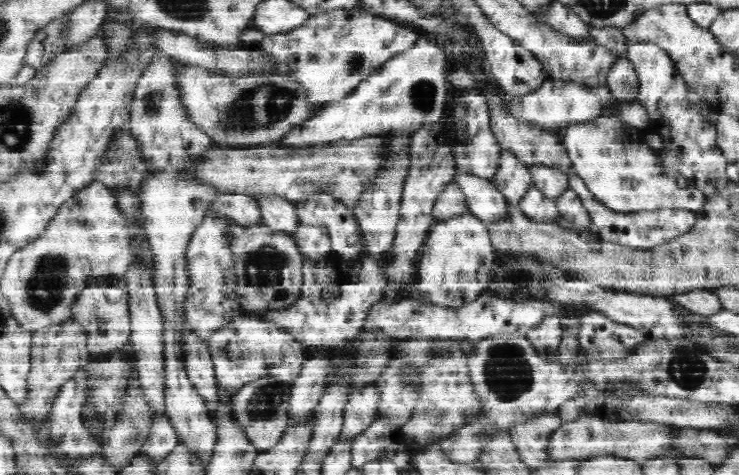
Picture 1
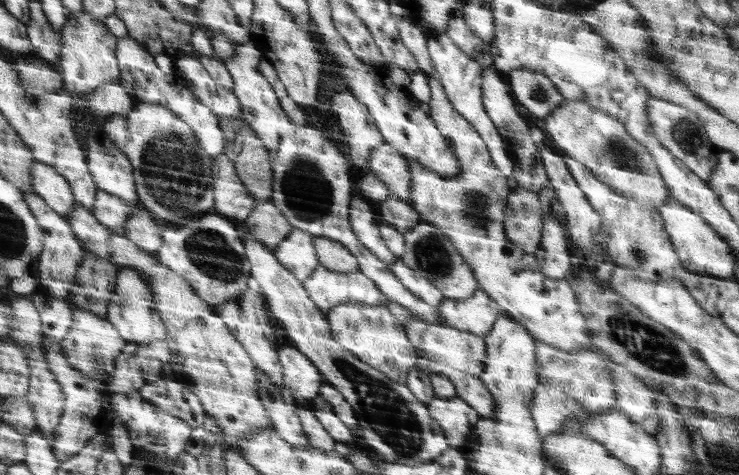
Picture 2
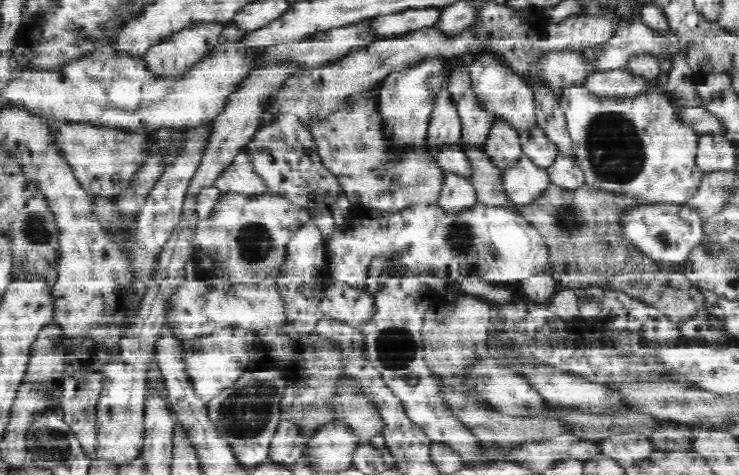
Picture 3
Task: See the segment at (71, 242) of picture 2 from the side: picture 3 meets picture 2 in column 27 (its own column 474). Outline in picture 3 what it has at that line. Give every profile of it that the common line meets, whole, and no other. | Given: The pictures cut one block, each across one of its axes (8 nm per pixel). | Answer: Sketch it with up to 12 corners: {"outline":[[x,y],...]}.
{"outline":[[442,170],[438,201],[461,209],[476,199],[468,175]]}

